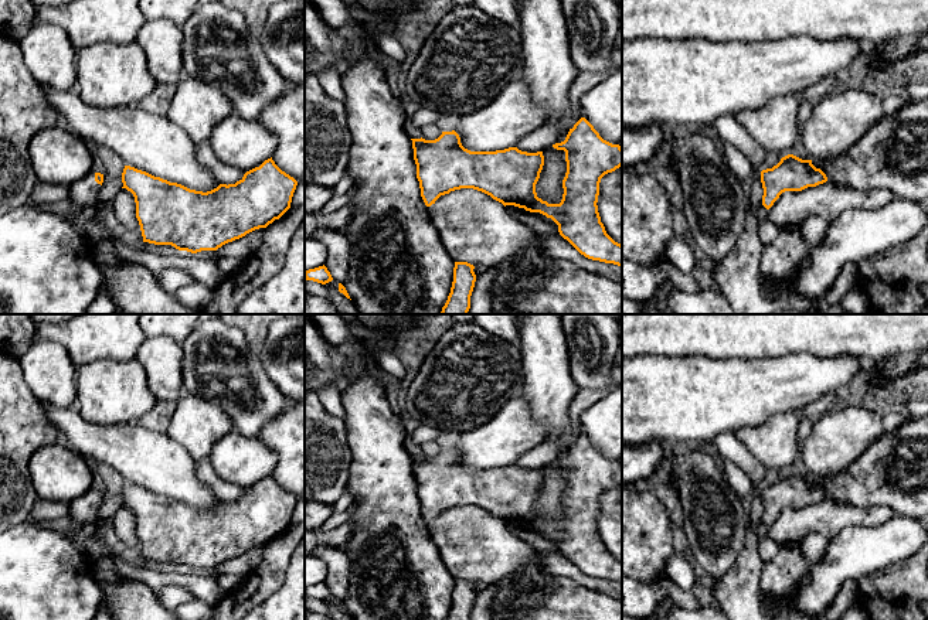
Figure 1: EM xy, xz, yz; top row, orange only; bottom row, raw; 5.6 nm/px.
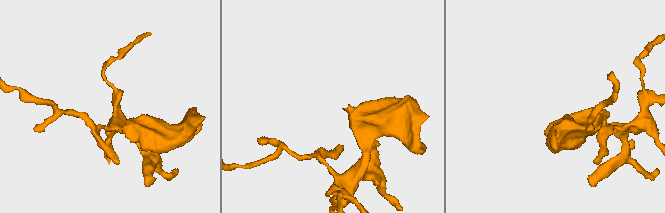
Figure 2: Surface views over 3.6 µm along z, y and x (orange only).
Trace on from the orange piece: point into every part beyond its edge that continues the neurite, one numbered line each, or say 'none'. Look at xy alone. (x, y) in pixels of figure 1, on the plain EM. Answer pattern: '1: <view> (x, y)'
1: xy (84, 511)

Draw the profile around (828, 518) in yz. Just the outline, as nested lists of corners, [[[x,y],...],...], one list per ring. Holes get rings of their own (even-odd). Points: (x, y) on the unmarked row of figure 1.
[[[826,498],[802,508],[782,510],[768,527],[768,535],[779,546],[800,545],[812,532],[830,541],[847,527],[878,527],[894,515],[888,507],[857,507]]]

